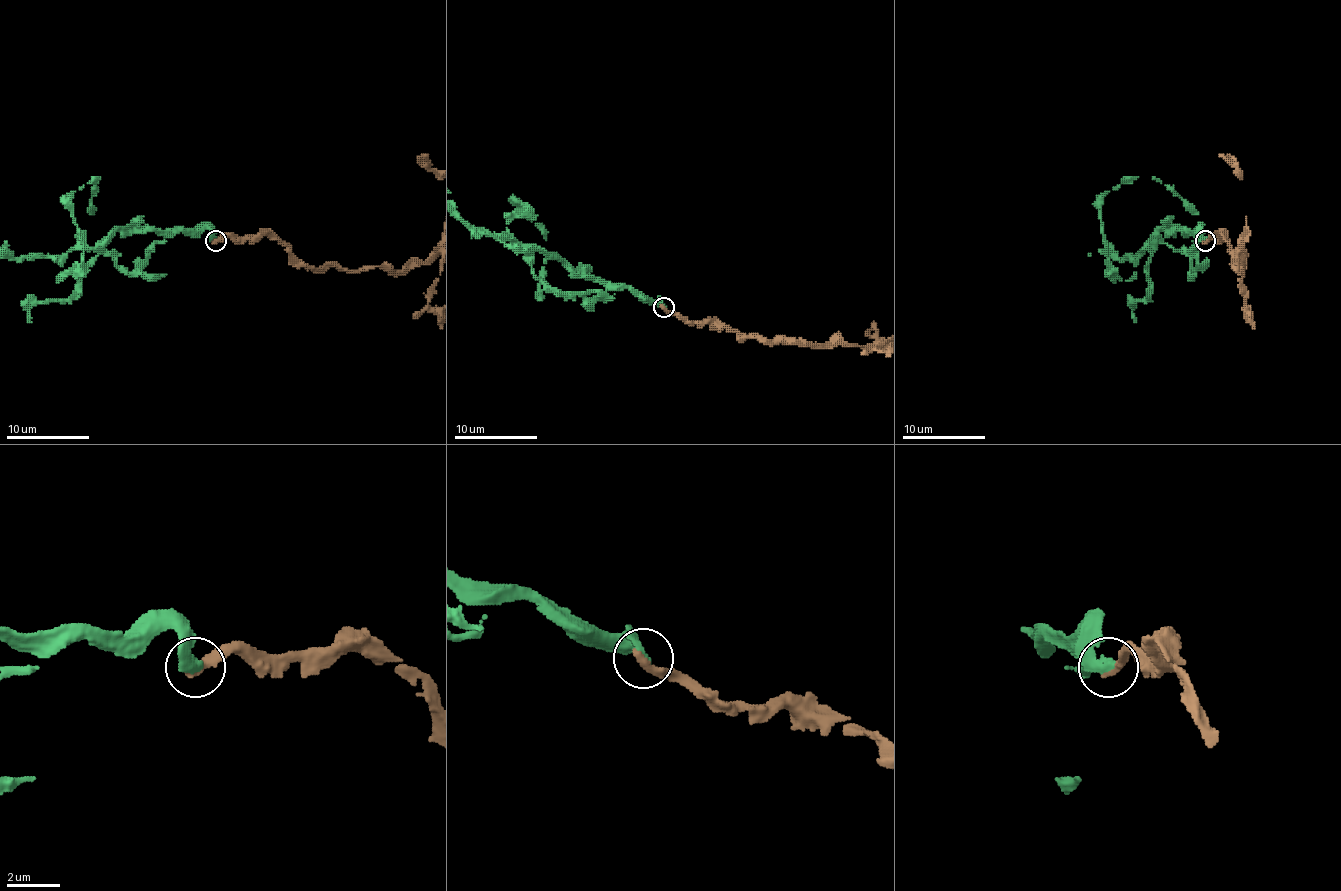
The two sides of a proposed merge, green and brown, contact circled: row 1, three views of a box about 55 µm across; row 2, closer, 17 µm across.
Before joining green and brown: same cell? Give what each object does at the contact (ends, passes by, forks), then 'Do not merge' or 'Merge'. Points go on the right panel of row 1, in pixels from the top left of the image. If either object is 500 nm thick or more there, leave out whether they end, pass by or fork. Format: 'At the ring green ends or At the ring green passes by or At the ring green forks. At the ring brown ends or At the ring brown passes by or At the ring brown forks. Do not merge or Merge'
At the ring green ends. At the ring brown ends. Do not merge

